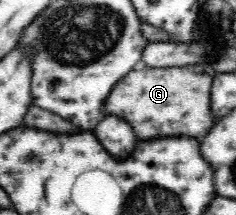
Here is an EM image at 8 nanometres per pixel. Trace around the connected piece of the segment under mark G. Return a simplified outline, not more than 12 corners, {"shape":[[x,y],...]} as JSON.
{"shape":[[209,63],[132,70],[108,112],[139,140],[214,128]]}

